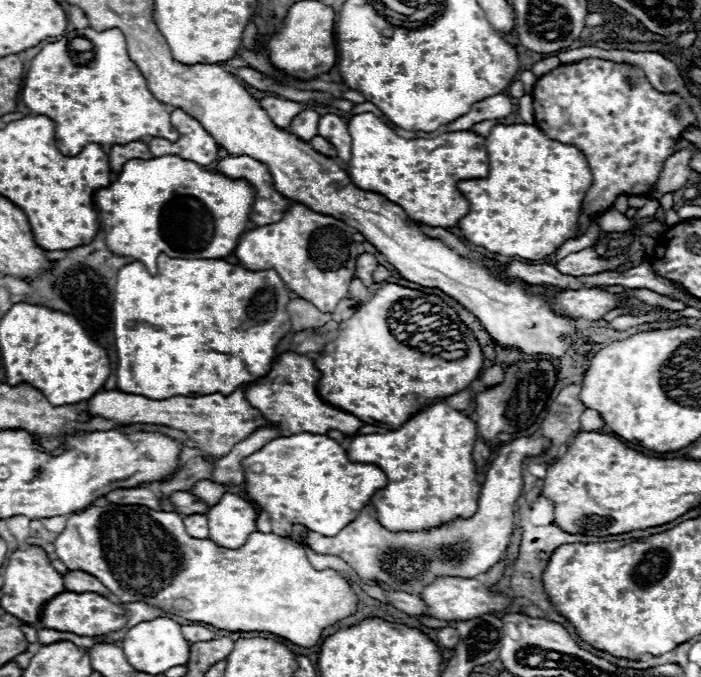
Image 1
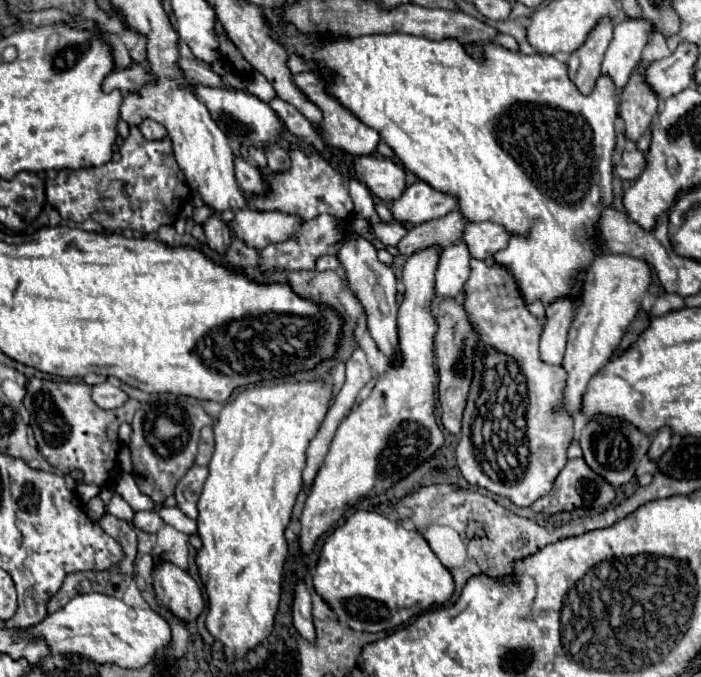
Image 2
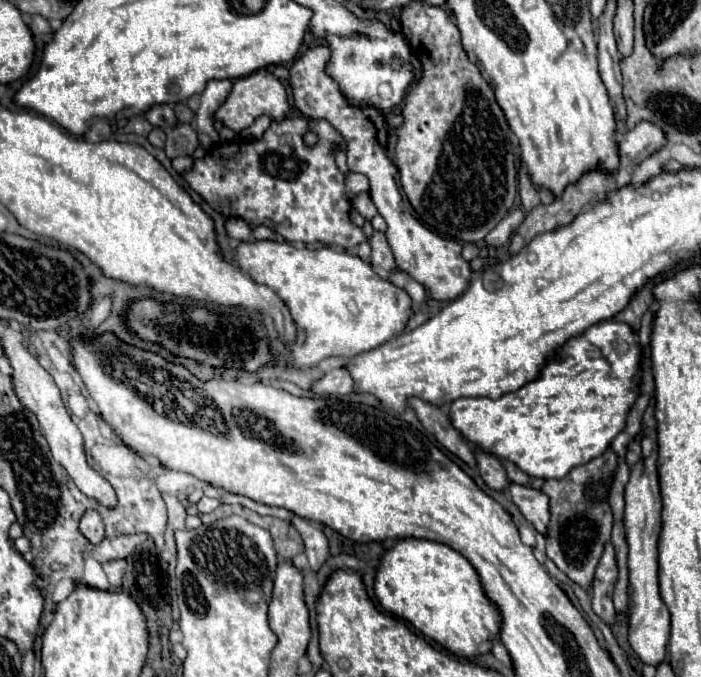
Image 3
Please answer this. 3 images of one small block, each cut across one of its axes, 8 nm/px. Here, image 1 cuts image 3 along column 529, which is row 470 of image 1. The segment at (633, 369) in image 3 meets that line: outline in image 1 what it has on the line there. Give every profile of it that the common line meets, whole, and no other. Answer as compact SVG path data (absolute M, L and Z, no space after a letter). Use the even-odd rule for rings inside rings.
M432 402L412 414L402 428L386 434L356 436L350 440L346 450L354 462L376 464L388 474L388 484L370 500L370 504L374 504L378 512L382 526L386 526L388 530L420 530L438 526L456 516L470 518L476 512L476 494L480 492L480 482L472 460L476 436L476 422L472 422L466 414L454 410L444 402Z

